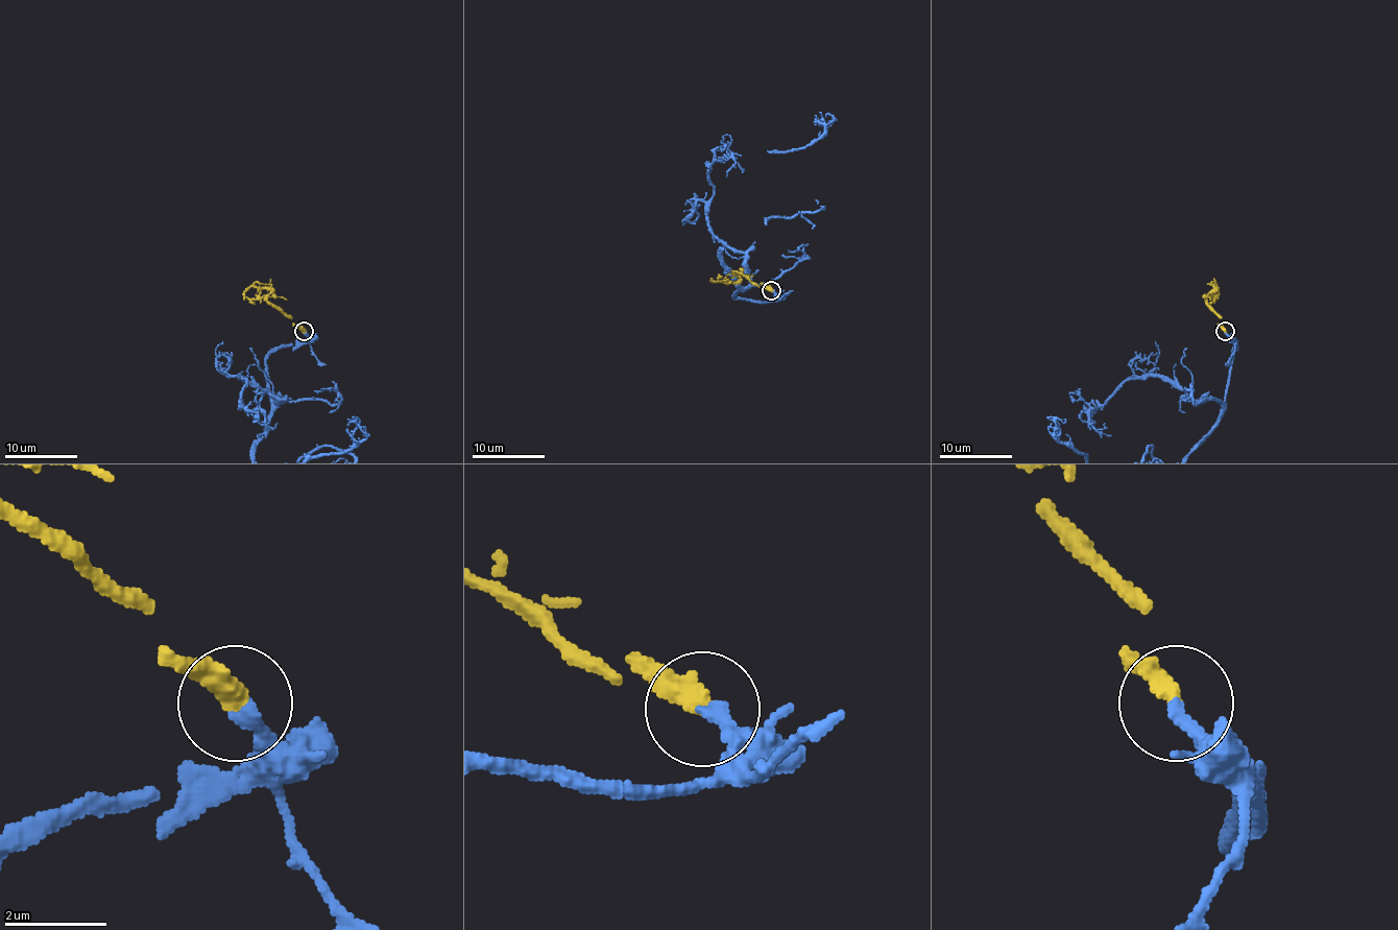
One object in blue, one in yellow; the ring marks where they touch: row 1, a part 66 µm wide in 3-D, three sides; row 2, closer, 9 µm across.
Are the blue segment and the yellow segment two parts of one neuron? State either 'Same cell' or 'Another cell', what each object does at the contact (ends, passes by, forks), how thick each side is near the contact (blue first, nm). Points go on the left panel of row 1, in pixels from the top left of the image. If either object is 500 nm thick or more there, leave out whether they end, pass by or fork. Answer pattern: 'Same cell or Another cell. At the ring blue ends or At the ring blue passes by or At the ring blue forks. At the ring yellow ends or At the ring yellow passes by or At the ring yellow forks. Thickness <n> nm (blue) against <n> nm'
Same cell. At the ring blue ends. At the ring yellow ends. Thickness 300 nm (blue) against 420 nm

